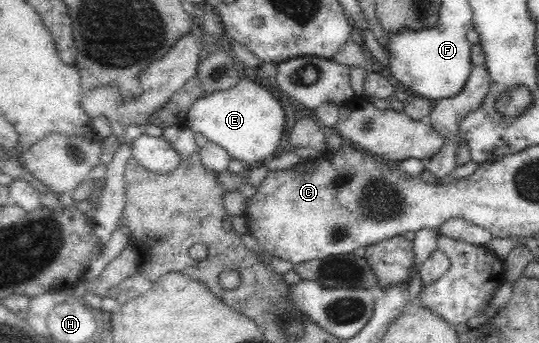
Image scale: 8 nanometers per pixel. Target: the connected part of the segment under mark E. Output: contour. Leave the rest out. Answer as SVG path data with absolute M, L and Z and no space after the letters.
M245 76L227 90L216 90L196 99L186 115L185 127L194 135L200 134L208 142L220 145L230 159L253 167L276 151L284 129L284 110L278 99L270 94L266 83Z

